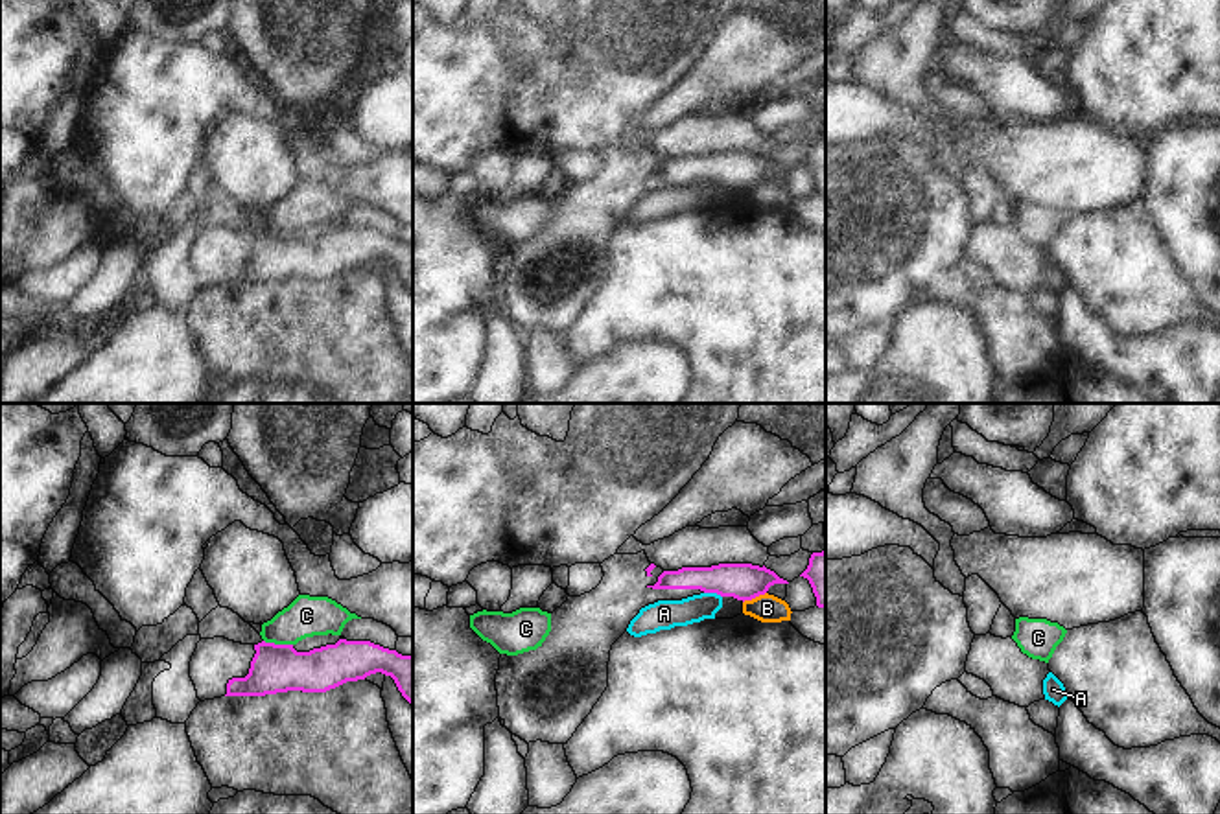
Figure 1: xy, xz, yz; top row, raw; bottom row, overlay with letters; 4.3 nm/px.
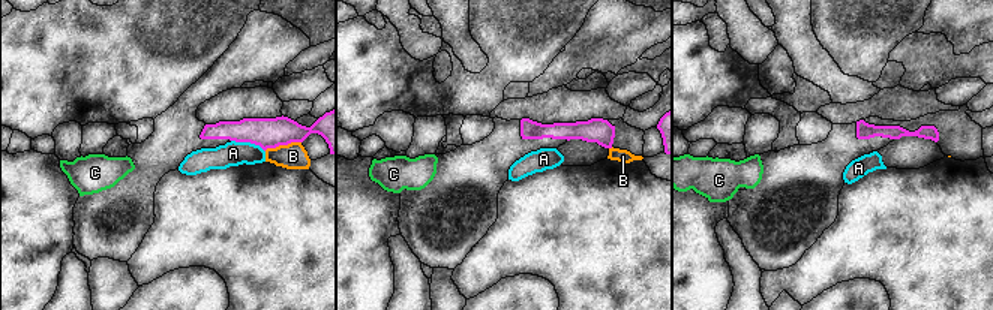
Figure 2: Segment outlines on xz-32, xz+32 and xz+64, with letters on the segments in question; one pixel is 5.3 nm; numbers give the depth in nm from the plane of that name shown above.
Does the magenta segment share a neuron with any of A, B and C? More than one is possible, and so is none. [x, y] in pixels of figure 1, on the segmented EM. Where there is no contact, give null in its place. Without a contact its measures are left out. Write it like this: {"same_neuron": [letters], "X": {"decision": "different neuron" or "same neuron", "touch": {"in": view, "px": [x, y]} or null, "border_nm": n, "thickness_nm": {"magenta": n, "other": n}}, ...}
{"same_neuron": [], "A": {"decision": "different neuron", "touch": {"in": "xz", "px": [714, 592]}, "border_nm": 80, "thickness_nm": {"magenta": 160, "other": 130}}, "B": {"decision": "different neuron", "touch": {"in": "xz", "px": [754, 597]}, "border_nm": 120, "thickness_nm": {"magenta": 160, "other": 130}}, "C": {"decision": "different neuron", "touch": {"in": "xy", "px": [279, 645]}, "border_nm": 130, "thickness_nm": {"magenta": 200, "other": 180}}}

